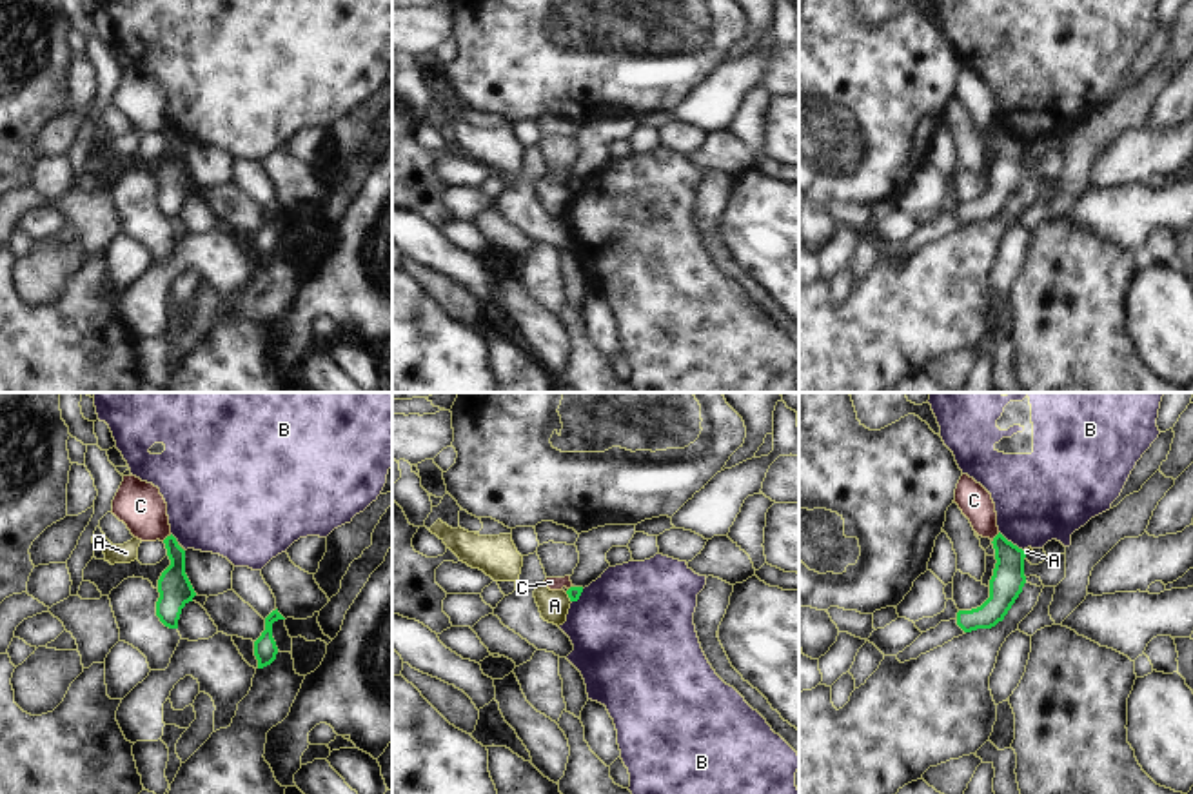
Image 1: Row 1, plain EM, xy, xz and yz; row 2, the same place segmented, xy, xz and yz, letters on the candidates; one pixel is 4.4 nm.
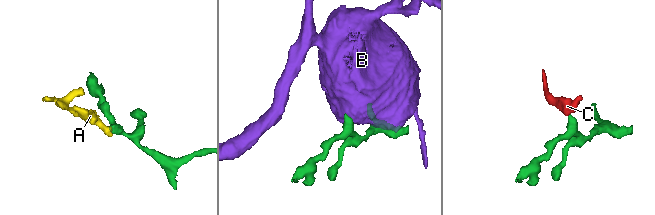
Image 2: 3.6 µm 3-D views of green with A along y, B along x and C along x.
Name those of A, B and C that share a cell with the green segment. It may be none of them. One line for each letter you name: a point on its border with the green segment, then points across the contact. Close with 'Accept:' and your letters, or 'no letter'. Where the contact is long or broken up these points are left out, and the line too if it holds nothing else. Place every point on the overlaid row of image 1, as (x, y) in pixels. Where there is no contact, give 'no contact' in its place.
Accept: no letter

